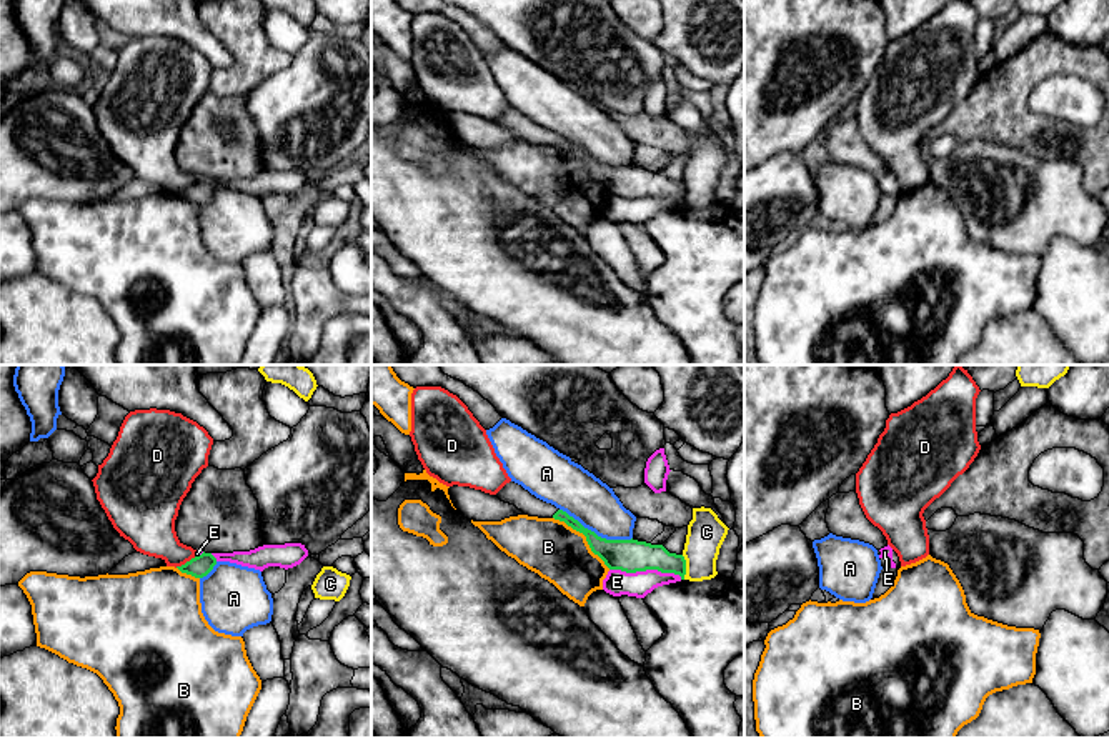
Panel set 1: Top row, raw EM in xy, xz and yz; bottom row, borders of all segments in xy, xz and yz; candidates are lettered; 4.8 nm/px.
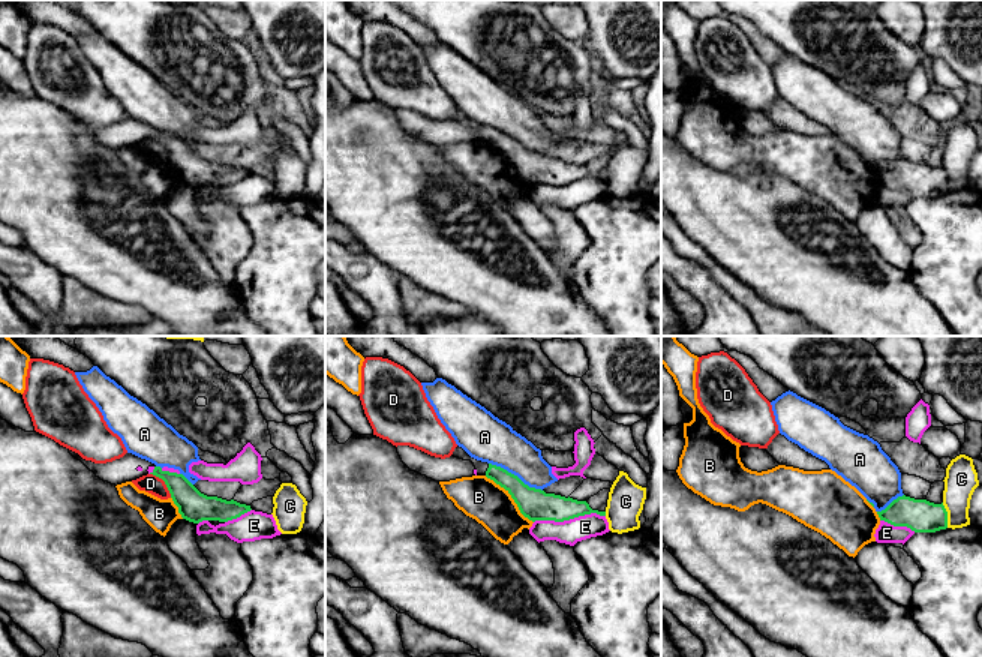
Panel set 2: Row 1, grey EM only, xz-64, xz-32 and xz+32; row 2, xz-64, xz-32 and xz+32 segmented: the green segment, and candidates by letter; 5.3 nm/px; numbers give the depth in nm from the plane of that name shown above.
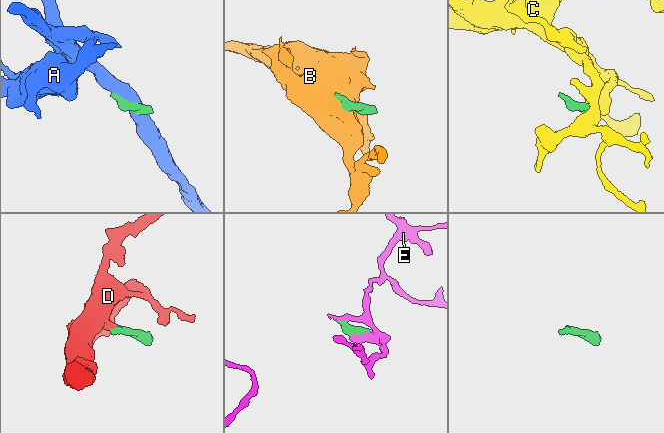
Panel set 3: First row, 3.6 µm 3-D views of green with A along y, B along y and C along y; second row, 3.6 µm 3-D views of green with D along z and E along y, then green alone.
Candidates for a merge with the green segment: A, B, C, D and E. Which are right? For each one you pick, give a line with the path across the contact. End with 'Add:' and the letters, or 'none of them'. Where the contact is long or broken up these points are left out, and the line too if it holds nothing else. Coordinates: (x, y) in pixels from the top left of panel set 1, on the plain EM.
Add: none of them

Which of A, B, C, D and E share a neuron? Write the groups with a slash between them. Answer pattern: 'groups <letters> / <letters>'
groups A / B / C / D / E

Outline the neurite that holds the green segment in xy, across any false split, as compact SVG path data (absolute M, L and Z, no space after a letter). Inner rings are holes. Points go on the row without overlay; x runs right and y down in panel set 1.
M201 180L182 193L177 193L182 200L191 202L195 205L206 203L213 193L216 192L216 185L211 180Z

